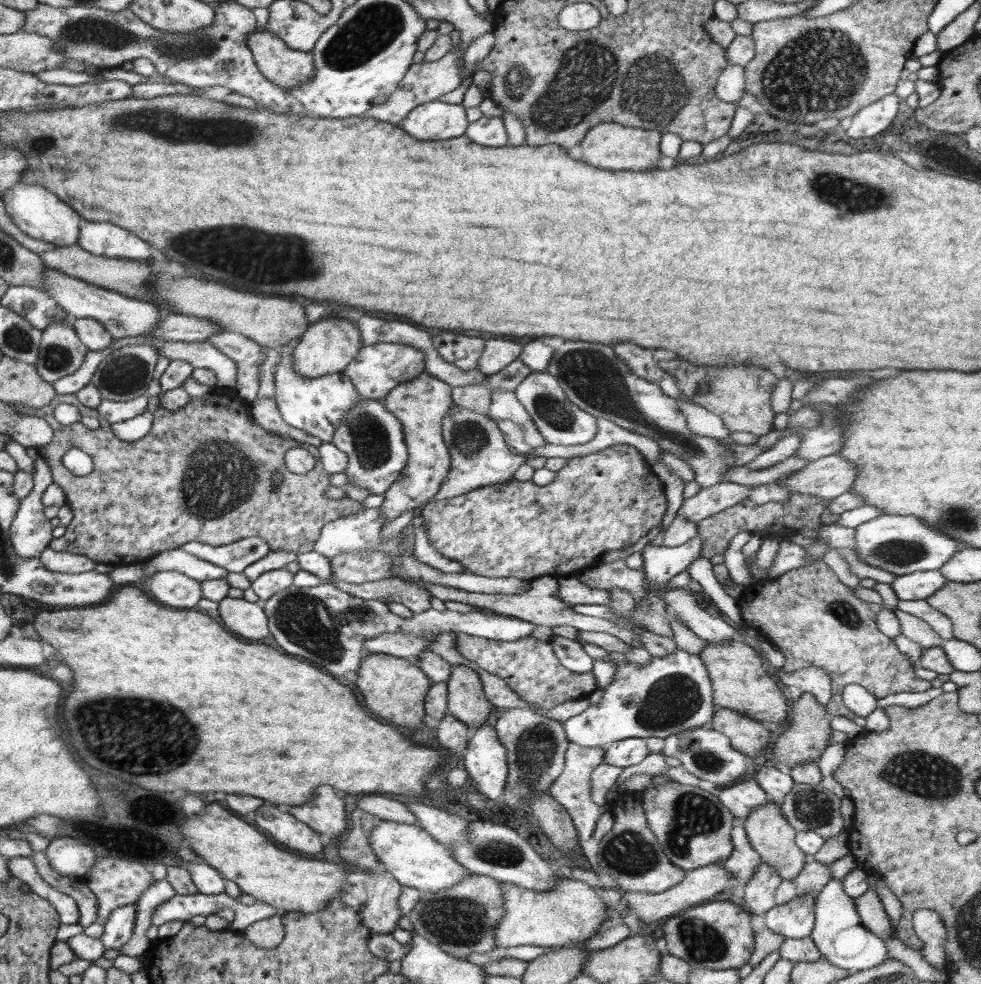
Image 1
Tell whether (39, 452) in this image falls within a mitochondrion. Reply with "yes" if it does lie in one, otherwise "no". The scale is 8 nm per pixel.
no

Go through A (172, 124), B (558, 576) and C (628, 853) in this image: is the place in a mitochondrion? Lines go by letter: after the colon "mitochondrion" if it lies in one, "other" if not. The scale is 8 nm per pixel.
A: mitochondrion
B: other
C: mitochondrion

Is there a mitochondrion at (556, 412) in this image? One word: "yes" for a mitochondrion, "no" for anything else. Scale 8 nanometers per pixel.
yes

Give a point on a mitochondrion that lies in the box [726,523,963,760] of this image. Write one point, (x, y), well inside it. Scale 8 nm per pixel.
(893, 551)

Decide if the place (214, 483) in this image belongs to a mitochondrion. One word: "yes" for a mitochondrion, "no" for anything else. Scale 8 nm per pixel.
yes

